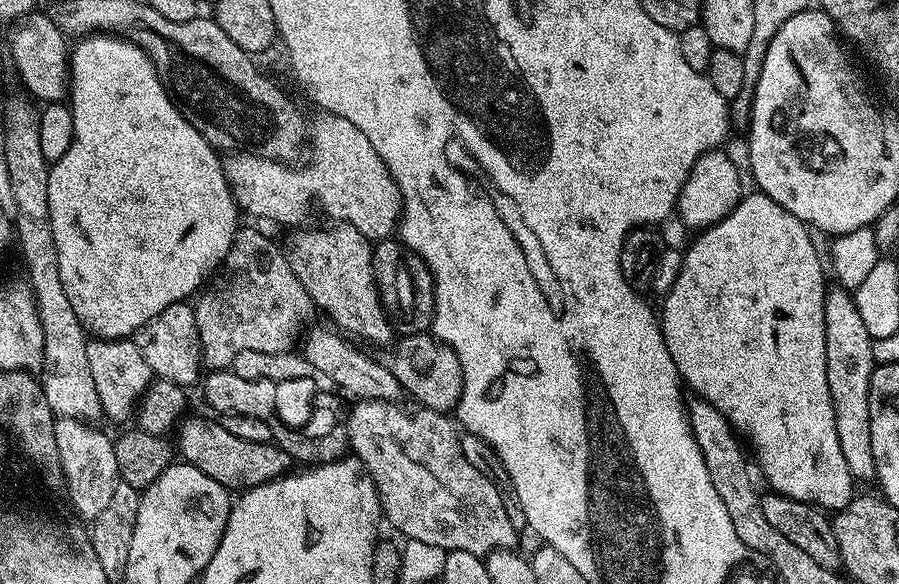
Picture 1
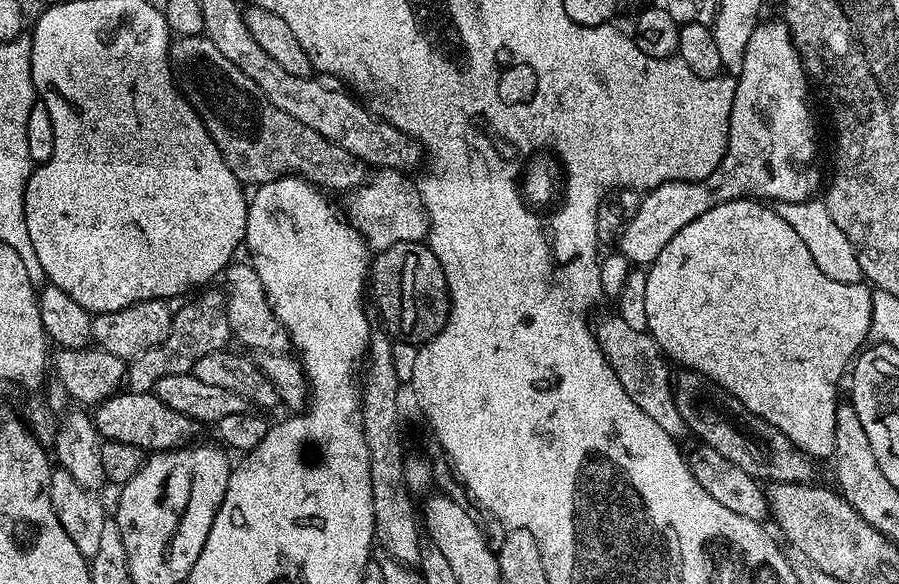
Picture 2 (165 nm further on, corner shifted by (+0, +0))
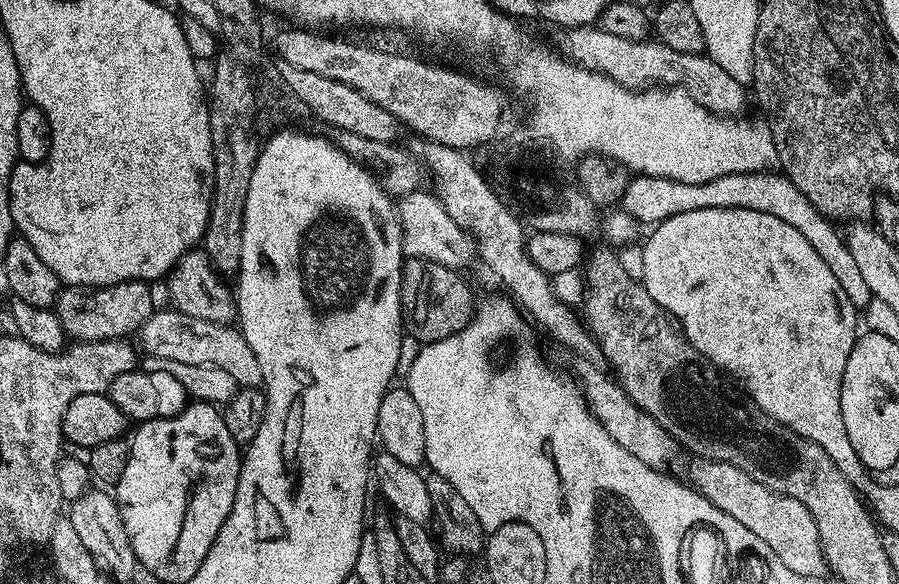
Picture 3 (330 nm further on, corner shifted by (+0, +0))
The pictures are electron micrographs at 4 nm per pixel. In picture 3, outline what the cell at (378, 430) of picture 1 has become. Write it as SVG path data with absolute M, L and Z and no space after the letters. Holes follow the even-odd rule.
M155 311L138 333L138 339L150 355L174 362L178 366L213 365L234 377L239 387L260 388L263 385L263 376L261 367L257 364L257 356L239 329L196 319L183 312L167 311Z

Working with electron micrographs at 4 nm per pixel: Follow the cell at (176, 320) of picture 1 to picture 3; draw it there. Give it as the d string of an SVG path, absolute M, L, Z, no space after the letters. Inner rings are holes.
M139 280L122 282L109 288L85 290L68 286L59 293L54 304L60 324L73 341L99 342L102 340L120 340L126 336L139 333L143 324L154 313L152 292L147 283Z

